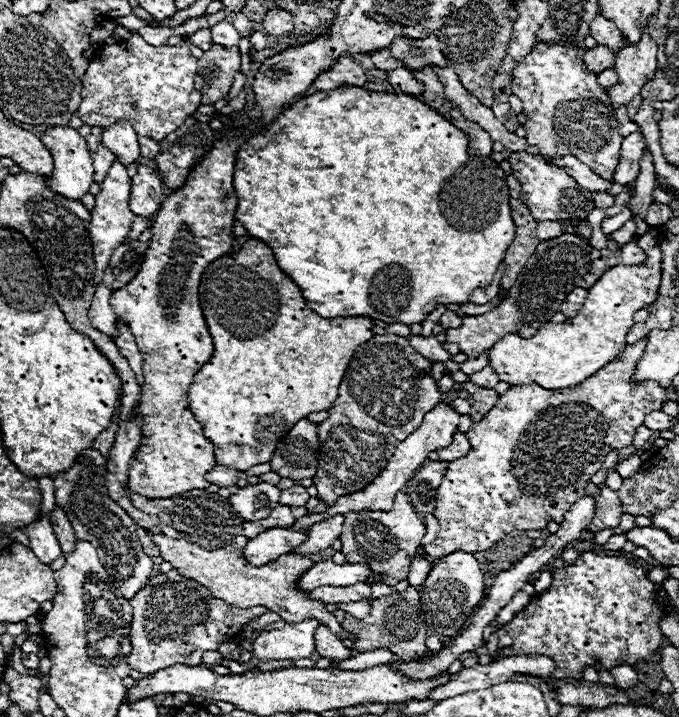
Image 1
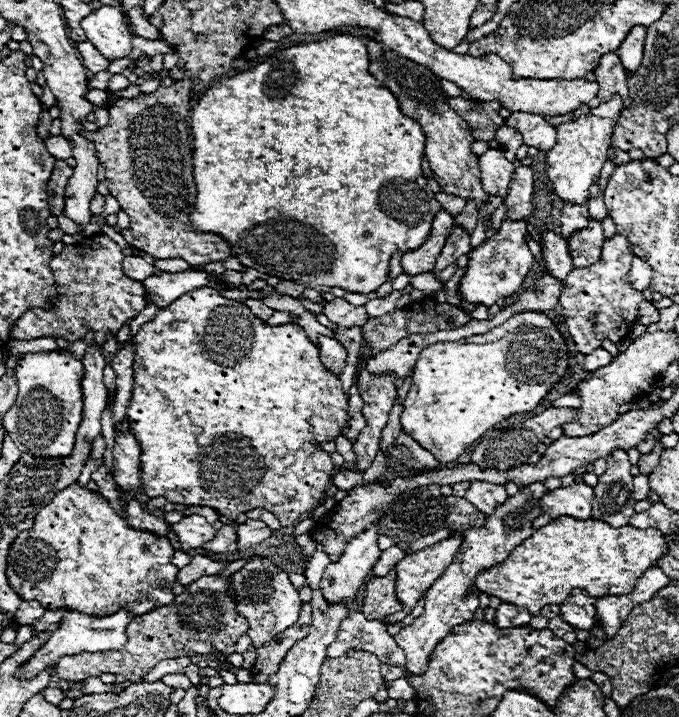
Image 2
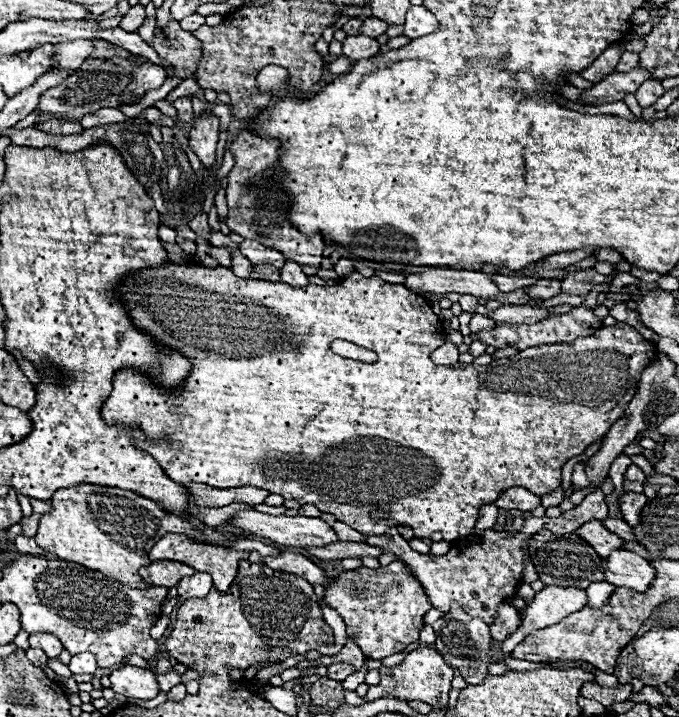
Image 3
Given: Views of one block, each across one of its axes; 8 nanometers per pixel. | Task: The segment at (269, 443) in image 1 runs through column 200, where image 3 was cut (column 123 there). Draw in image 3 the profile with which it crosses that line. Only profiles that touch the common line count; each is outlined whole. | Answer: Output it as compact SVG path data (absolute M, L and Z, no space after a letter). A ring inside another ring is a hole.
M166 262L166 264L162 264L162 266L156 266L156 268L144 268L144 270L138 270L138 272L128 274L128 276L124 278L124 282L120 284L118 292L120 292L120 300L122 300L124 308L126 308L128 314L132 316L134 326L136 326L138 330L142 330L144 334L150 334L150 336L158 342L158 346L160 346L160 344L162 344L162 346L170 346L170 348L178 350L180 354L184 354L186 358L190 358L190 360L192 360L192 372L186 376L186 380L184 380L180 386L170 388L170 390L164 390L164 388L156 386L146 374L142 374L142 372L138 372L138 370L134 370L134 368L130 368L130 370L118 370L116 376L112 378L112 394L104 400L102 410L100 410L100 412L102 412L102 418L106 420L106 424L138 426L138 428L146 434L146 440L138 440L134 446L136 446L138 450L142 450L142 452L148 452L152 458L156 458L158 464L162 466L162 470L164 470L174 482L200 482L200 484L208 484L208 486L212 486L212 488L240 488L240 486L244 486L244 484L250 484L250 486L256 486L256 488L264 488L264 490L268 490L270 494L280 494L284 500L292 500L292 498L294 498L294 500L300 502L300 504L314 504L320 512L330 512L330 514L334 514L338 520L350 524L354 530L358 530L358 532L362 532L362 534L366 534L366 536L384 534L390 526L404 526L404 524L406 524L406 526L410 526L410 528L414 530L414 536L416 536L416 538L428 538L432 532L442 532L442 534L444 534L444 540L446 540L446 542L452 542L452 540L458 540L458 538L462 538L462 536L472 534L474 524L476 524L476 520L478 520L478 516L480 516L480 506L492 504L492 502L500 496L502 490L506 490L506 488L510 488L510 486L522 486L522 488L528 488L530 492L534 492L534 494L538 494L538 496L544 496L544 494L552 492L554 488L560 486L560 470L562 470L562 466L564 466L570 458L582 454L592 442L602 440L602 438L606 436L606 432L610 430L610 426L612 426L614 422L618 422L618 420L624 416L624 412L626 412L630 400L632 400L634 394L636 394L636 384L638 384L638 380L640 380L640 376L642 376L642 370L644 370L646 364L650 364L650 362L656 358L656 354L658 354L656 346L654 346L650 340L642 338L642 334L640 334L634 326L624 324L624 322L618 322L618 324L614 324L614 326L604 326L604 328L600 328L600 330L598 330L596 334L592 334L592 336L576 338L576 340L570 342L570 344L542 344L542 346L532 346L532 348L520 350L520 352L518 352L516 356L512 356L512 358L494 360L494 362L490 362L488 366L476 366L476 364L468 364L468 366L466 366L466 364L460 364L460 362L456 362L456 364L452 364L452 366L436 366L436 364L430 360L430 354L432 354L436 348L440 348L440 346L446 342L446 338L444 338L442 322L440 322L440 318L432 312L430 304L428 304L420 294L414 294L412 290L408 290L408 288L402 286L402 284L380 282L378 276L364 278L364 276L358 274L358 272L350 274L344 282L340 282L340 284L336 284L336 286L316 286L316 284L308 284L308 286L302 286L302 288L292 288L292 286L282 284L282 282L238 278L236 274L232 274L232 270L228 270L228 268L224 268L224 266L206 268L206 266L200 266L200 264L196 264L196 262L188 262L188 264L172 264L172 262ZM338 338L348 340L348 342L354 342L356 346L364 346L364 348L374 350L374 352L378 354L378 360L376 360L374 364L366 364L366 362L358 362L358 360L342 358L342 356L332 356L330 344L332 344L334 340L338 340ZM378 510L384 510L384 512L388 512L390 516L388 516L386 520L374 520L374 518L372 518L372 512L378 512Z

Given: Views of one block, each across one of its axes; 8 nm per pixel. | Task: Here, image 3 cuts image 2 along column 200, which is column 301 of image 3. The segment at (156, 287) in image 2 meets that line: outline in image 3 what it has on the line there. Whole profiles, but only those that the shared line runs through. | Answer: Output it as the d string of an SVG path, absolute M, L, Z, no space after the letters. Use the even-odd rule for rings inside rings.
M286 260L284 268L280 270L280 280L294 286L294 288L302 288L308 284L308 276L302 272L302 266L298 266L292 260Z

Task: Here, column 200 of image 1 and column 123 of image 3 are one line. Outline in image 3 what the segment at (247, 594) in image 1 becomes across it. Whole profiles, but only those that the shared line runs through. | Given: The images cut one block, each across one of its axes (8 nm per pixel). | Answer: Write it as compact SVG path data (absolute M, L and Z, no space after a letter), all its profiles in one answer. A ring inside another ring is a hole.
M78 484L72 488L60 488L58 492L54 492L52 510L40 518L40 528L37 530L35 540L42 550L56 554L60 560L74 560L76 564L102 572L104 576L110 576L130 588L146 590L152 584L144 582L138 576L138 568L150 564L150 558L148 558L150 548L166 532L178 532L178 534L186 534L190 538L196 536L196 528L190 522L186 522L180 516L168 514L156 502L152 502L148 498L142 498L134 492L126 492L120 488L98 488L94 484Z

